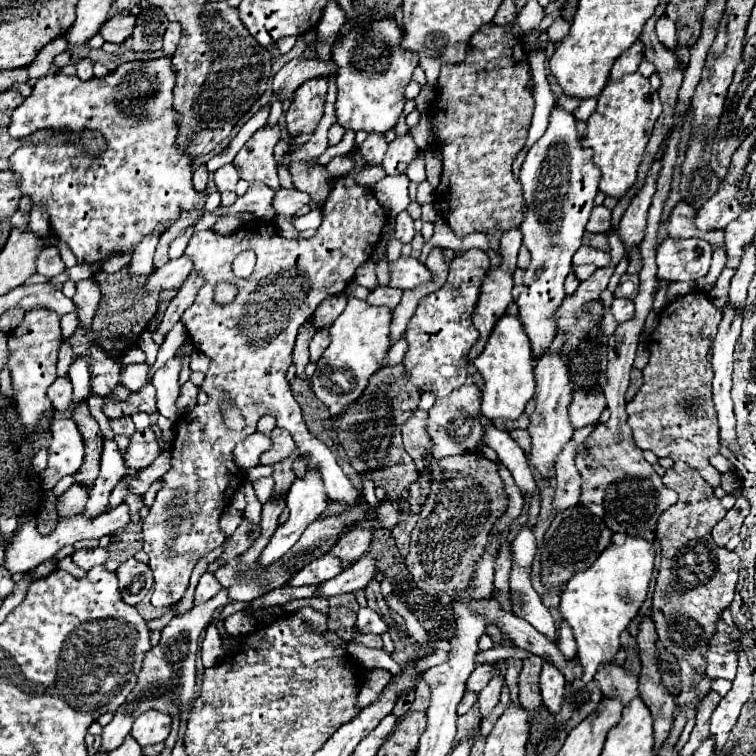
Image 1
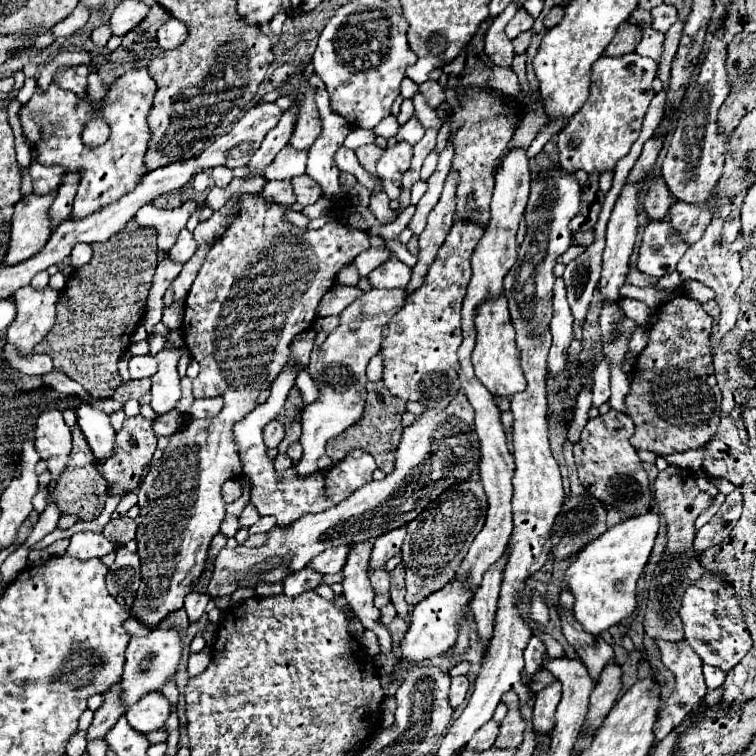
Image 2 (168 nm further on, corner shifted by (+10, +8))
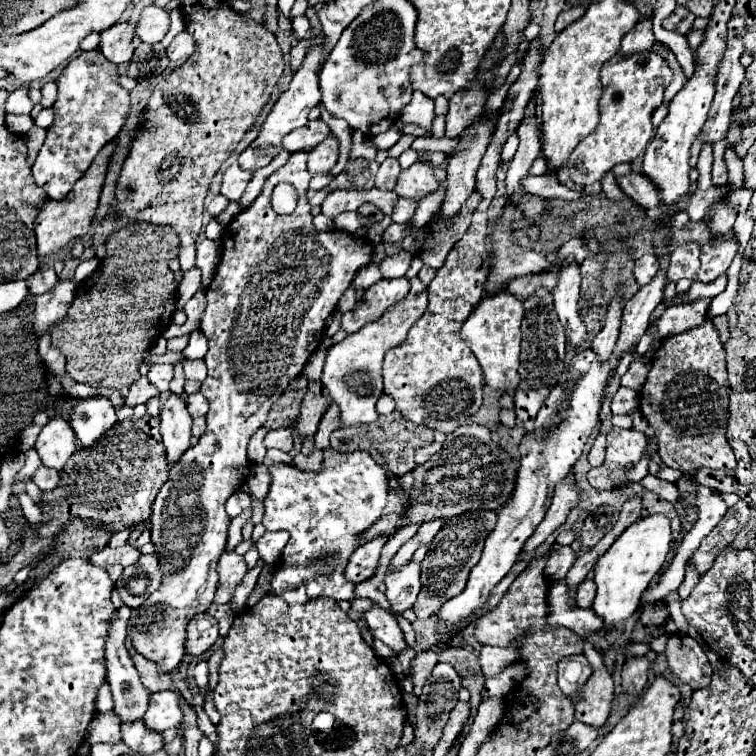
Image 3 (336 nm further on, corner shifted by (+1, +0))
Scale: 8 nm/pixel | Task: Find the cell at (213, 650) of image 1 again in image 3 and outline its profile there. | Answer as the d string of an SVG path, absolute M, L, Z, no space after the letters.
M209 688L203 710L205 710L205 714L209 716L209 720L211 720L213 724L217 724L217 722L219 722L219 714L217 714L217 710L215 710L215 704L213 704L213 694L215 694L215 692L213 692L213 688Z

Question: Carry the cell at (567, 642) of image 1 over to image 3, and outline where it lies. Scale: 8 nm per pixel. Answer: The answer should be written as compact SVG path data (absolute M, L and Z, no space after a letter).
M593 580L581 582L579 590L577 590L577 598L575 598L577 606L579 608L591 608L593 598L595 598L595 584L593 584Z

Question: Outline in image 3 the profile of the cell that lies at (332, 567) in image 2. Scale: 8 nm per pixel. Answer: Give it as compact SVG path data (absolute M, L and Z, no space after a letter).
M373 538L371 542L361 544L349 558L347 568L345 568L345 578L351 582L363 582L367 580L379 562L379 554L387 538Z

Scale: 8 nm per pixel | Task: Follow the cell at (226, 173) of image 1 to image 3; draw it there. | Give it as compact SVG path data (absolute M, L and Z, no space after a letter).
M237 164L229 166L223 174L223 184L221 184L221 194L227 200L239 200L241 194L245 192L247 182L251 180L251 172L243 172L239 170Z

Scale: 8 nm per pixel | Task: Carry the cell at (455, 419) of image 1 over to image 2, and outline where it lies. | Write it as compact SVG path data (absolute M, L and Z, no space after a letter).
M458 394L446 410L426 410L424 416L418 416L412 426L408 426L402 434L402 440L396 450L396 466L394 470L382 480L382 482L370 482L368 486L362 486L356 490L350 498L342 500L338 506L320 512L320 514L308 514L300 520L296 520L288 528L274 528L268 532L268 542L260 548L222 548L214 562L214 576L208 586L208 594L212 598L216 596L230 596L240 586L256 586L258 582L282 582L290 572L304 568L314 556L322 554L326 546L334 546L334 542L342 544L354 544L362 540L374 540L394 528L400 528L402 524L412 522L418 518L418 514L440 494L450 490L450 486L456 486L458 482L470 480L470 474L478 470L478 436L474 434L474 408L468 404L464 394Z

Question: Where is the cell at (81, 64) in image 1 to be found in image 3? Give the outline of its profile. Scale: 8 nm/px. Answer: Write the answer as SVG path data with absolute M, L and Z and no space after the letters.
M83 52L71 60L57 84L59 96L53 104L55 122L47 130L47 140L31 170L35 184L41 186L49 198L65 198L65 194L71 192L97 152L117 136L129 114L129 92L117 84L117 68L101 52Z

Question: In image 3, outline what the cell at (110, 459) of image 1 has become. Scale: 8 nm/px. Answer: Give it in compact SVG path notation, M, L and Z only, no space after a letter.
M87 398L69 414L69 424L75 430L83 446L93 446L103 438L117 422L115 408L107 398Z

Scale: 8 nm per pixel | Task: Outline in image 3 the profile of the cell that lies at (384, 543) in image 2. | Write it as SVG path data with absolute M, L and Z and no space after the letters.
M437 518L437 520L431 520L431 522L423 522L423 524L419 526L417 534L415 534L415 540L419 542L419 546L429 544L429 542L435 538L435 534L439 532L439 528L441 528L443 522L445 522L443 518Z

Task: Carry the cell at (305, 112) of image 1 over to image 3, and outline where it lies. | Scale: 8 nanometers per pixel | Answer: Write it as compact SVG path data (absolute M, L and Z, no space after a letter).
M329 134L323 142L319 142L313 150L307 152L307 170L311 174L329 172L339 156L339 142L335 134Z

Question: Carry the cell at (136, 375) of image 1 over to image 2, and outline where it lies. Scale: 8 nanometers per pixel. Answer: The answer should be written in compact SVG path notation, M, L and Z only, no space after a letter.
M132 356L130 358L130 378L150 378L158 370L158 362L154 356Z

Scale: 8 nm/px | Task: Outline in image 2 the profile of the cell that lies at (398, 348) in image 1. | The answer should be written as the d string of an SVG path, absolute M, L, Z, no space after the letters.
M376 354L376 356L370 360L366 374L368 374L368 382L378 382L378 380L382 378L382 356L380 356L380 354Z

